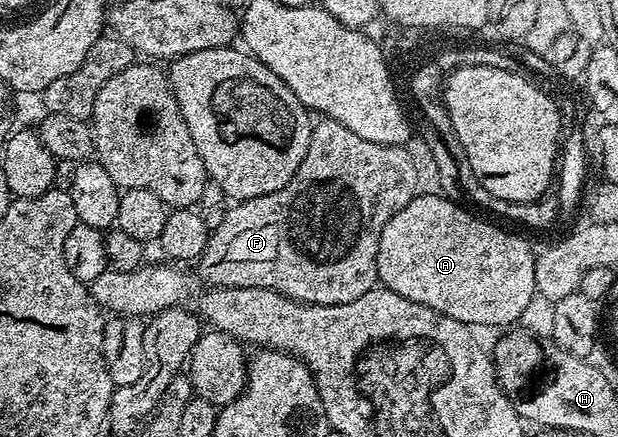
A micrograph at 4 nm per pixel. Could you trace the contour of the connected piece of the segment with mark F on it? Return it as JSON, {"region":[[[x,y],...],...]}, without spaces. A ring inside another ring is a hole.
{"region":[[[322,118],[310,129],[308,154],[300,162],[300,170],[276,194],[240,200],[226,208],[224,222],[211,231],[210,241],[196,261],[198,272],[215,288],[267,288],[302,304],[336,306],[356,302],[378,284],[376,254],[380,250],[380,234],[392,218],[408,202],[414,187],[414,170],[410,160],[398,151],[397,144],[377,144],[352,134],[348,126]]]}

